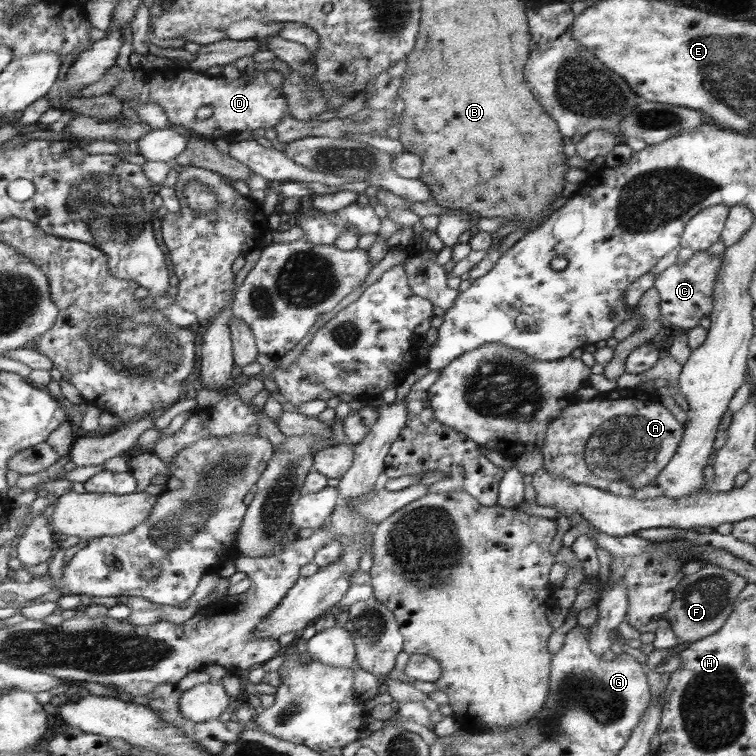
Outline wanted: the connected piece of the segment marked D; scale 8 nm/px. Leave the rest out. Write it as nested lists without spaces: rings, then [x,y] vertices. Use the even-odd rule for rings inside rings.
[[[114,63],[102,77],[116,76],[116,85],[109,94],[116,96],[122,103],[129,98],[132,109],[141,102],[158,104],[167,114],[172,126],[182,126],[186,130],[192,130],[197,137],[214,142],[216,139],[236,136],[245,130],[275,128],[284,115],[291,114],[289,101],[275,85],[268,84],[266,72],[254,70],[253,76],[247,70],[240,72],[238,79],[228,80],[223,75],[196,74],[191,68],[184,68],[184,64],[168,71],[146,70],[132,65],[124,70]],[[202,106],[212,106],[213,115],[203,120],[198,119],[196,112]]]

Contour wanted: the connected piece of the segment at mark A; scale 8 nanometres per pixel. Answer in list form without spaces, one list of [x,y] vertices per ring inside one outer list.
[[[636,387],[616,388],[613,391],[598,393],[595,397],[587,401],[580,399],[580,401],[575,402],[575,404],[569,405],[564,409],[564,412],[559,419],[556,419],[551,423],[551,426],[548,427],[547,430],[546,443],[541,451],[544,458],[543,467],[547,469],[548,472],[551,472],[554,477],[570,479],[576,484],[591,485],[592,487],[600,488],[600,490],[603,491],[616,493],[618,496],[632,497],[640,488],[646,487],[648,484],[651,484],[654,479],[658,478],[659,472],[666,467],[666,464],[671,462],[670,458],[674,458],[674,452],[676,452],[676,448],[679,448],[680,438],[683,438],[682,424],[676,420],[676,416],[674,416],[664,404],[658,402],[658,398],[654,400],[652,396],[646,394],[646,390],[642,392],[642,390],[636,390]]]

